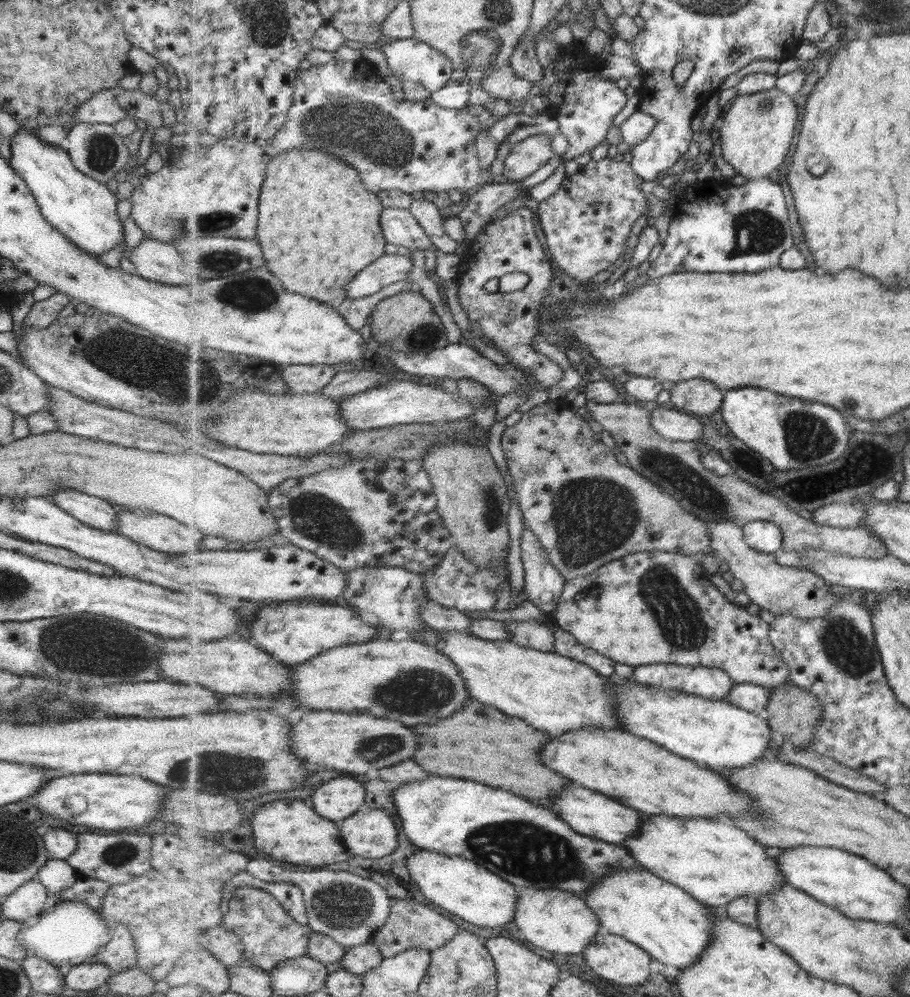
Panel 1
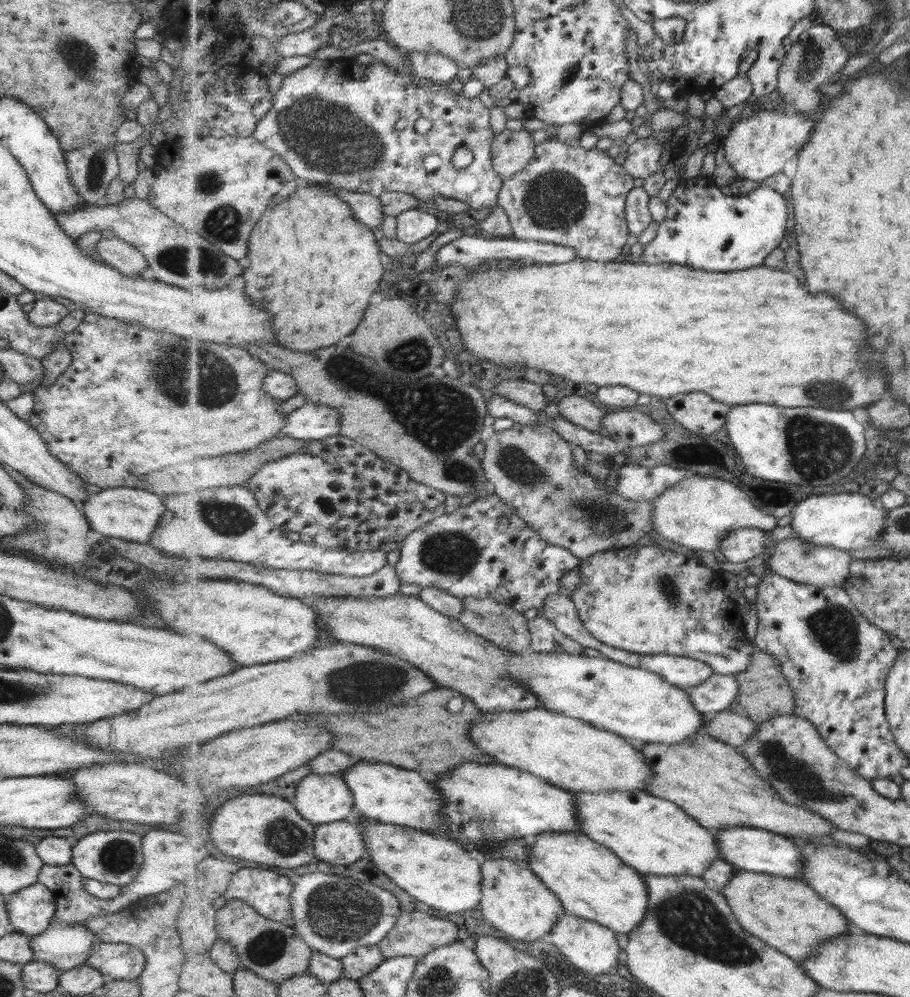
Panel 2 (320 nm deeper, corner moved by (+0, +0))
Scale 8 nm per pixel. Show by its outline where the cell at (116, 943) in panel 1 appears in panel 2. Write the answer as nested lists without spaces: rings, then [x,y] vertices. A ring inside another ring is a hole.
[[[102,943],[85,964],[98,969],[106,979],[134,981],[143,971],[145,957],[140,950],[129,944]]]

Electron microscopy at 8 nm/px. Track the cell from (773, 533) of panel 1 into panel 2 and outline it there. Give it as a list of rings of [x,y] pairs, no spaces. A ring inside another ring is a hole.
[[[743,528],[731,532],[721,541],[720,552],[730,563],[742,563],[763,554],[768,532],[757,528]]]

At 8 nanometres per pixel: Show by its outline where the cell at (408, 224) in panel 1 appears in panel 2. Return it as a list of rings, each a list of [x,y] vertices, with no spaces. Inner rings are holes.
[[[333,187],[338,196],[350,204],[351,210],[359,220],[365,222],[372,229],[380,228],[383,218],[387,215],[383,212],[383,203],[380,197]]]

